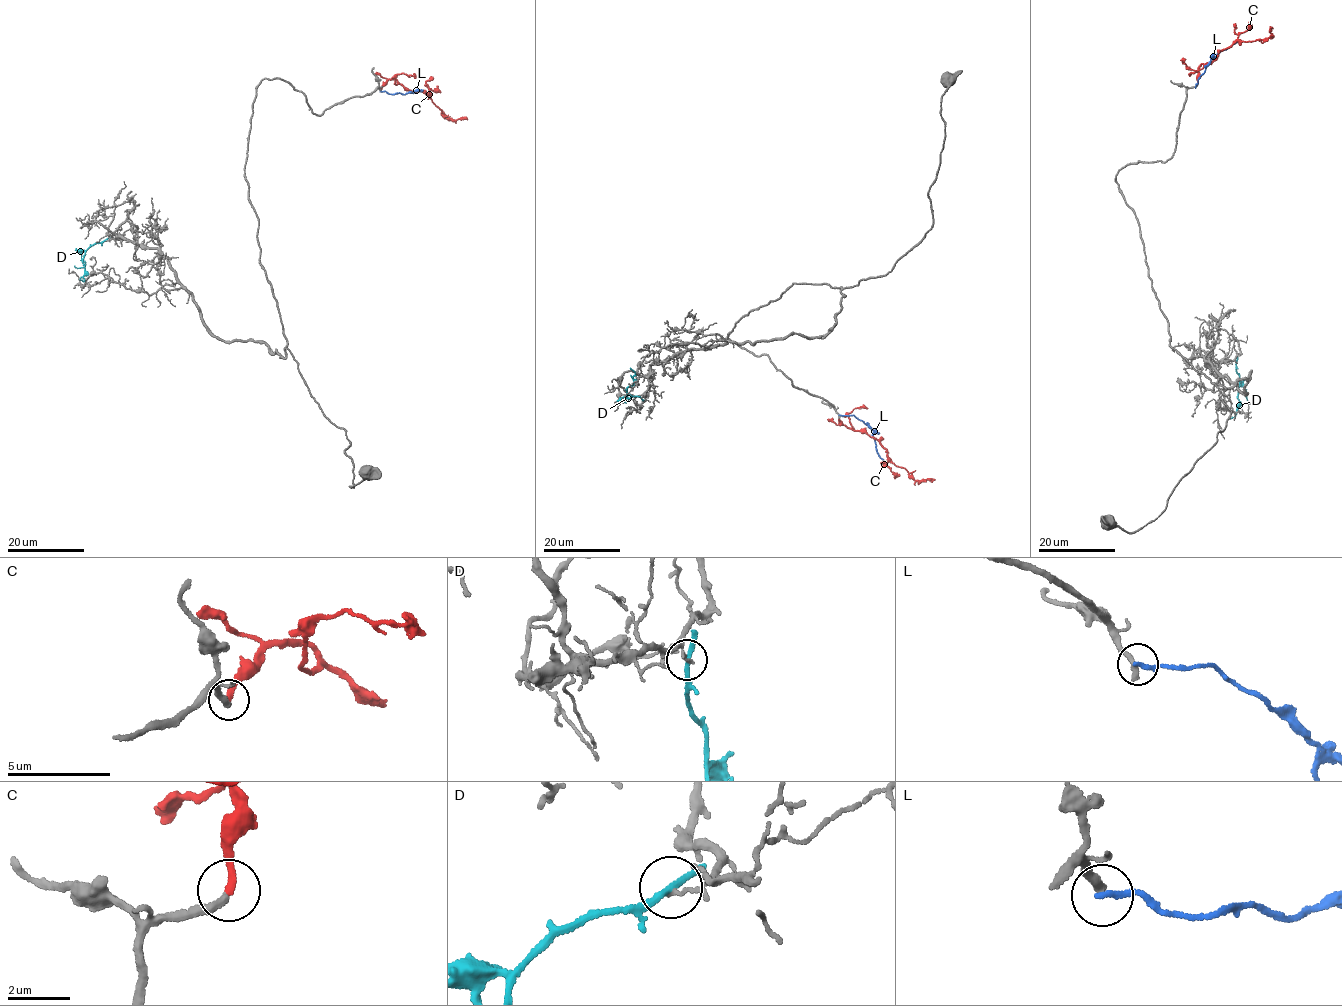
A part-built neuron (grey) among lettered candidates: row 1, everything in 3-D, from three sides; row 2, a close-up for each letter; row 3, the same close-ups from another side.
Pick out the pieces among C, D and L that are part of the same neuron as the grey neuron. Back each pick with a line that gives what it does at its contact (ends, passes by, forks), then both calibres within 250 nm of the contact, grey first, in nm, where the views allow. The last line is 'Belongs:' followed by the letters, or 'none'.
C: it ends; calibres 240 and 260 nm
Belongs: C

